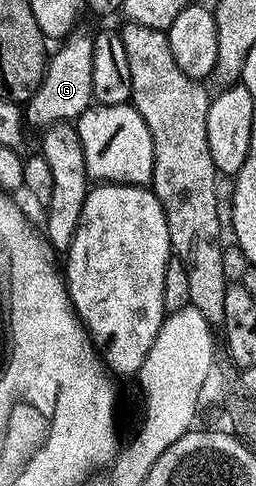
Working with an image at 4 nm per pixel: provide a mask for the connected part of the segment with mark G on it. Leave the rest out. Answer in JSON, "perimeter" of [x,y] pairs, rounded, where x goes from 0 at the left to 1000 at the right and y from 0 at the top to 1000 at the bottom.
{"perimeter":[[[313,58],[258,72],[223,105],[184,119],[176,154],[152,181],[125,195],[90,226],[109,261],[168,267],[215,255],[266,253],[313,243],[363,210],[363,80],[367,72],[328,70]]]}

